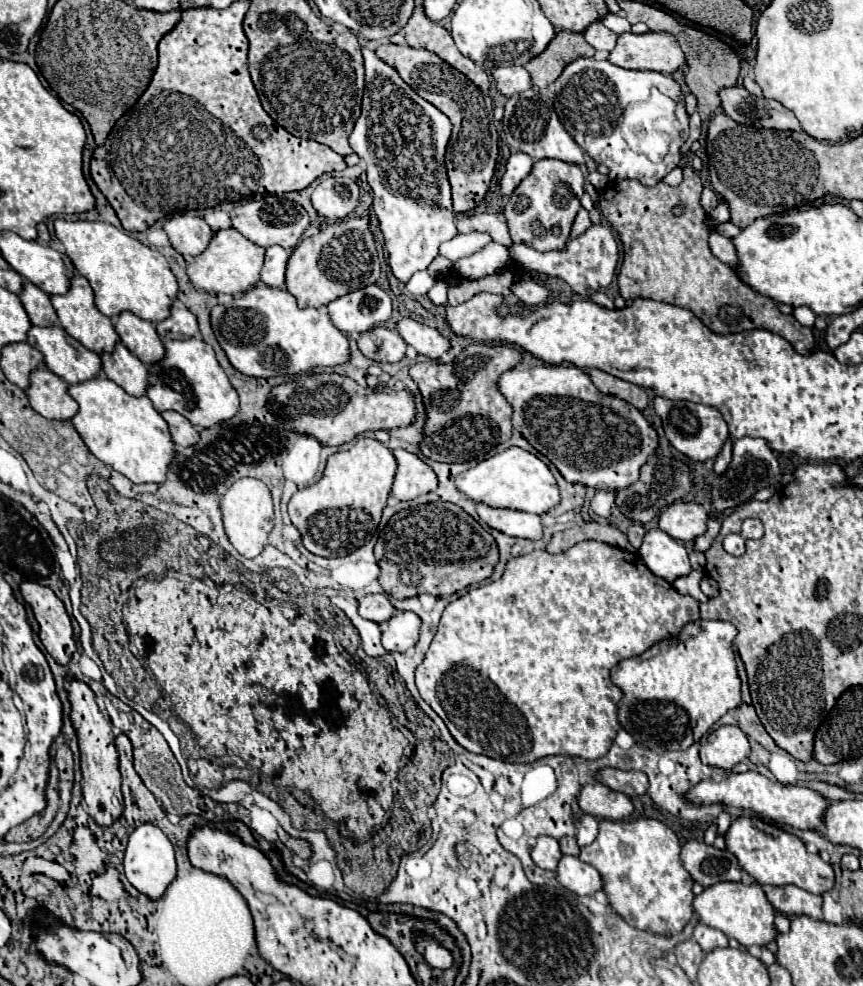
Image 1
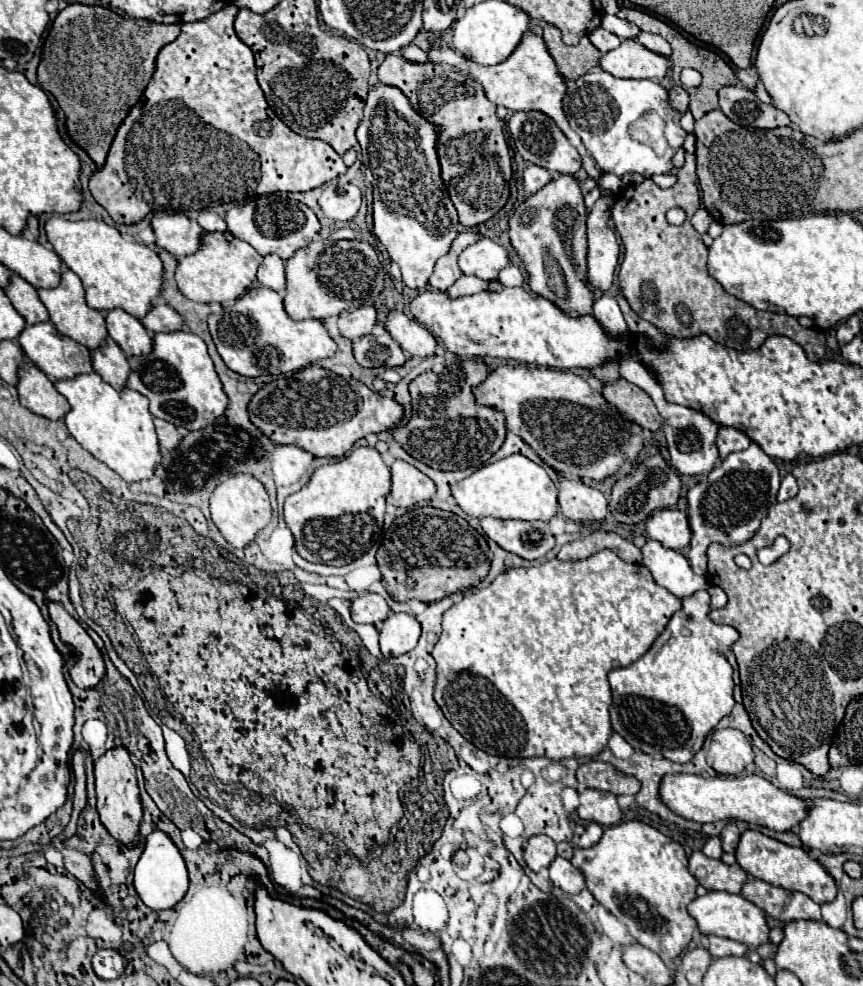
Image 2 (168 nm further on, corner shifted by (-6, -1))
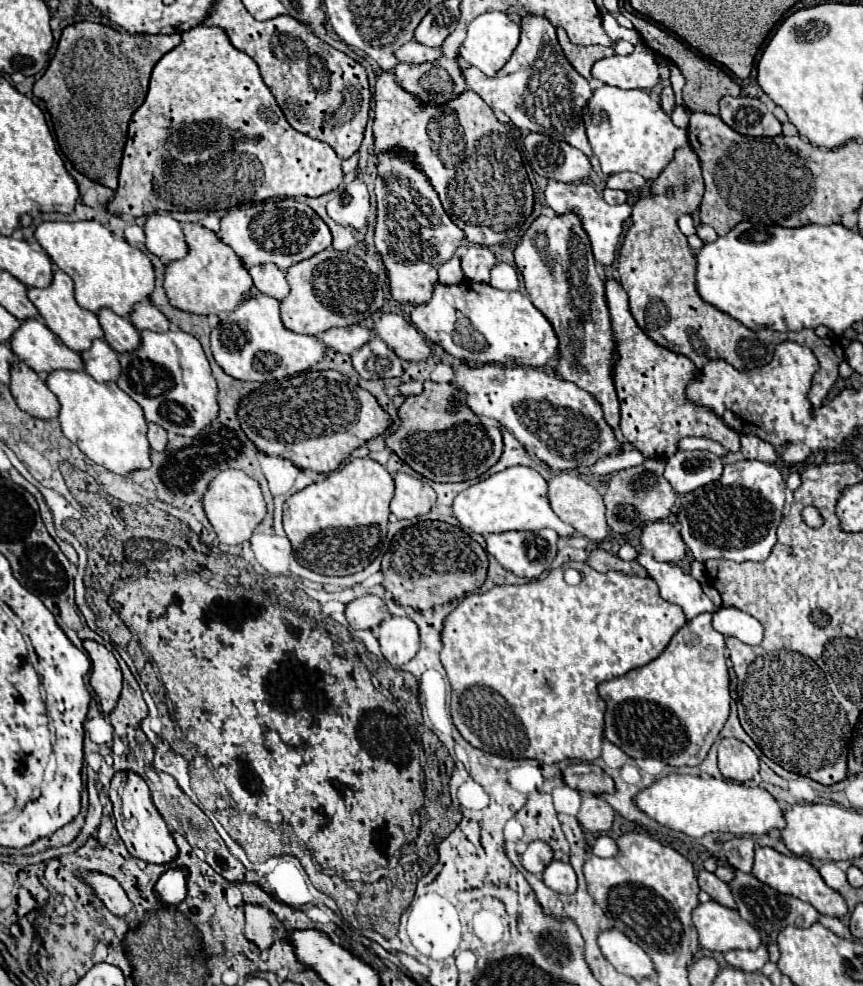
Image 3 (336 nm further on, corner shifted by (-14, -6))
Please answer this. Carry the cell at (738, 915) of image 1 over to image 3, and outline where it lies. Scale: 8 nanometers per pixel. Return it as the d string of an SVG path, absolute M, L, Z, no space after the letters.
M713 900L693 910L693 924L699 932L701 948L711 952L755 950L761 946L757 930L741 920L737 910L723 908Z

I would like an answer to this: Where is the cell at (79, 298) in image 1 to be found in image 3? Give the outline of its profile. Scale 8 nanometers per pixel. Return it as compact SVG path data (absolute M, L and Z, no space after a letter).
M57 268L53 270L53 282L47 286L47 288L29 288L27 290L27 298L35 304L37 312L41 314L41 318L45 320L45 326L57 336L61 338L61 342L75 350L75 352L81 352L83 348L89 348L91 346L91 340L95 338L101 338L103 336L103 330L99 326L99 320L93 312L81 308L73 296L73 280L65 274L65 272L59 272Z

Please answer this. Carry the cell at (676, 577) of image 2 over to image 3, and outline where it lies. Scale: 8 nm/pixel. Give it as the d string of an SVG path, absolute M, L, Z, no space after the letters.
M639 552L635 562L639 562L657 582L663 600L683 608L687 622L703 612L717 612L717 606L703 594L699 582L679 566L657 562L649 552Z

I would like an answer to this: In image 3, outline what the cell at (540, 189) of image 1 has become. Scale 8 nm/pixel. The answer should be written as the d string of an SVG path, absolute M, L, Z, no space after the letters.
M569 212L567 216L539 216L531 228L525 232L523 240L515 248L515 264L523 276L527 296L533 306L549 320L559 338L559 362L555 372L559 378L573 382L575 386L587 390L603 408L603 416L613 430L619 430L619 400L611 380L611 364L615 362L615 344L611 336L611 322L607 312L607 302L603 296L603 280L595 272L595 260L591 254L591 244L583 232L579 218Z

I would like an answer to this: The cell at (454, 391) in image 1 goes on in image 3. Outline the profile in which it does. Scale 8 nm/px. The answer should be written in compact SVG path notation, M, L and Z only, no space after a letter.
M425 382L425 390L419 396L407 396L405 402L399 406L399 418L401 424L395 432L391 432L385 438L385 444L389 450L393 450L405 464L409 464L417 474L421 474L427 480L433 482L463 482L463 480L475 480L483 476L499 458L503 452L501 432L493 424L483 424L479 416L475 416L465 404L463 394L453 388L453 384L435 384Z

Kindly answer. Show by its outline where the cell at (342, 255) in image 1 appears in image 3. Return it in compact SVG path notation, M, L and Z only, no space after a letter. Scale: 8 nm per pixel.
M327 248L319 254L315 254L313 258L307 258L295 266L291 266L287 272L287 282L289 282L289 296L281 302L281 322L287 330L297 332L297 334L321 334L329 328L335 326L353 326L353 324L361 324L365 318L369 318L371 314L375 314L381 306L383 306L383 288L381 282L377 278L373 278L373 274L367 270L365 262L361 258L357 258L355 254L349 252L337 252L333 248Z

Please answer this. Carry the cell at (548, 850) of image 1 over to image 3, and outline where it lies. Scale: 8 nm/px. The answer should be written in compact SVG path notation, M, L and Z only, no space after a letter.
M535 840L527 846L527 850L521 854L521 864L531 874L541 874L543 868L553 860L553 850L547 848L541 840Z

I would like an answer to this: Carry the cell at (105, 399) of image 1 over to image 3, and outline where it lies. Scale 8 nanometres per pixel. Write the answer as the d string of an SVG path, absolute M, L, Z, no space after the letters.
M53 370L47 376L49 390L59 398L59 424L67 440L95 464L115 472L129 474L133 470L149 468L149 444L147 444L147 422L143 410L131 400L115 382L95 382L87 372Z

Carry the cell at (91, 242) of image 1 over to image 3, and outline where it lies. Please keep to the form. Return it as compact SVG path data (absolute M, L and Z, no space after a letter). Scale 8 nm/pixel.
M41 222L35 228L35 238L51 262L73 278L75 300L85 310L99 312L99 308L109 308L119 316L129 316L133 304L149 298L155 286L149 256L125 240L115 238L111 230L99 222Z

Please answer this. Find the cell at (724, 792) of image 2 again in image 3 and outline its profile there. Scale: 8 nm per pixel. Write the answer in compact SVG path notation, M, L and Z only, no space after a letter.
M669 774L649 788L639 790L633 802L661 826L683 832L691 838L701 838L709 832L729 832L733 836L767 834L769 830L781 830L785 824L781 806L767 790L743 786L731 780L703 780L701 776Z

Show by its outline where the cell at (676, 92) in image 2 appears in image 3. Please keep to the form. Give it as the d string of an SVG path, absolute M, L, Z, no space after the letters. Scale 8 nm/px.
M665 86L665 88L661 90L661 108L663 108L665 114L669 114L671 108L675 108L675 98L673 98L671 86Z

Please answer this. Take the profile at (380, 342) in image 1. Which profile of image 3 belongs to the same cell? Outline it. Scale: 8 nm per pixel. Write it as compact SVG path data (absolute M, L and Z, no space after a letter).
M373 338L363 348L355 350L351 354L351 360L353 360L353 368L357 370L357 374L365 380L397 378L403 374L401 360L379 338Z

